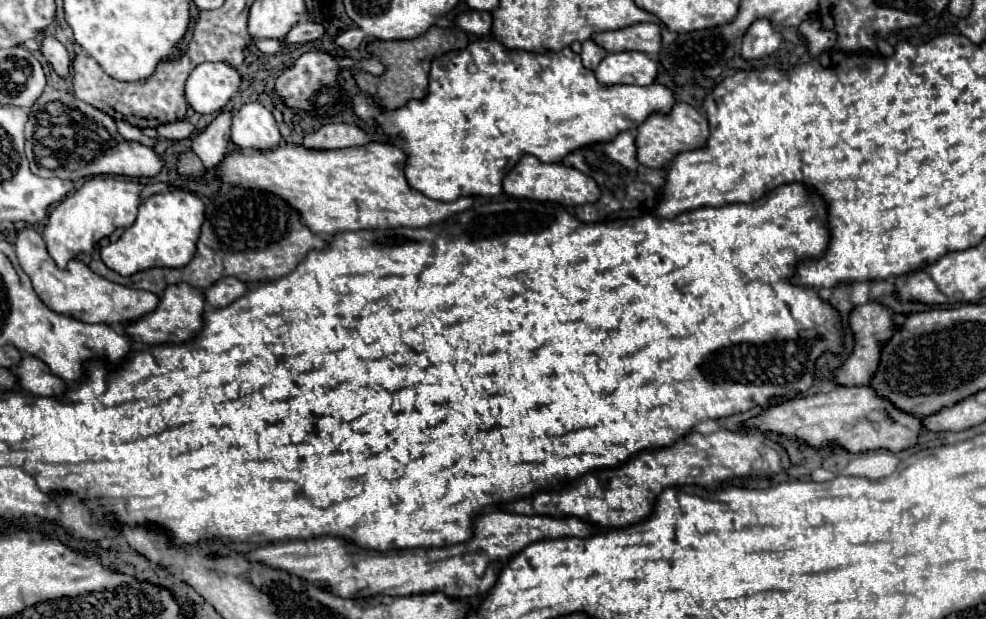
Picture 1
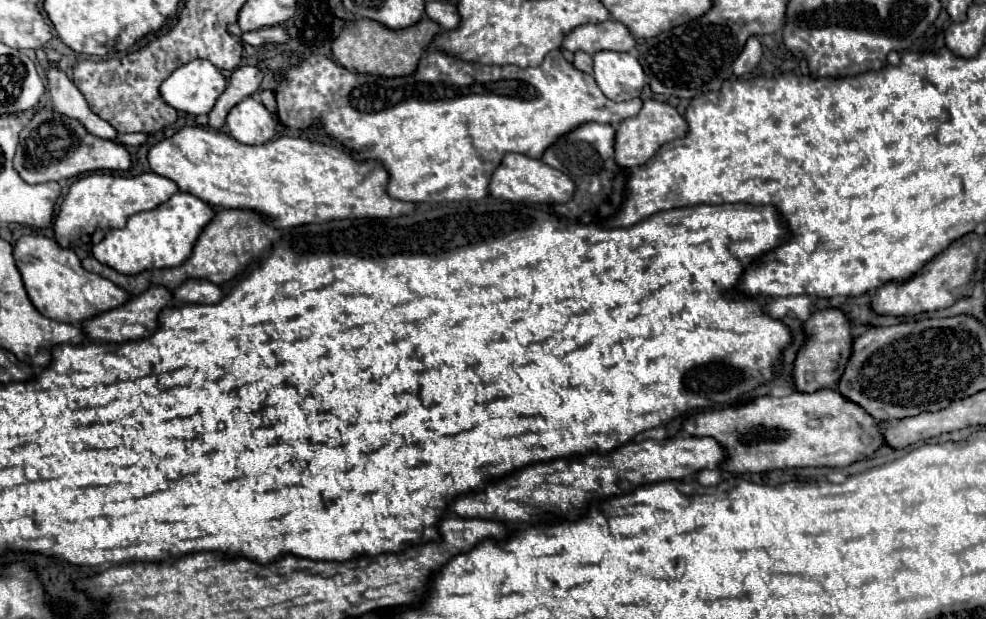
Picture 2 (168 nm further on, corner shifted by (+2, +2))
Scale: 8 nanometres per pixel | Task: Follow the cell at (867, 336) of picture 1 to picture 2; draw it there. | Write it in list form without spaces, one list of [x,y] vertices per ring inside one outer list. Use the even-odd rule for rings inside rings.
[[[823,309],[815,311],[807,323],[807,343],[799,351],[795,359],[795,385],[797,391],[813,393],[819,389],[835,389],[839,385],[839,377],[843,377],[843,369],[851,357],[853,349],[853,333],[851,333],[851,319],[841,309]]]

